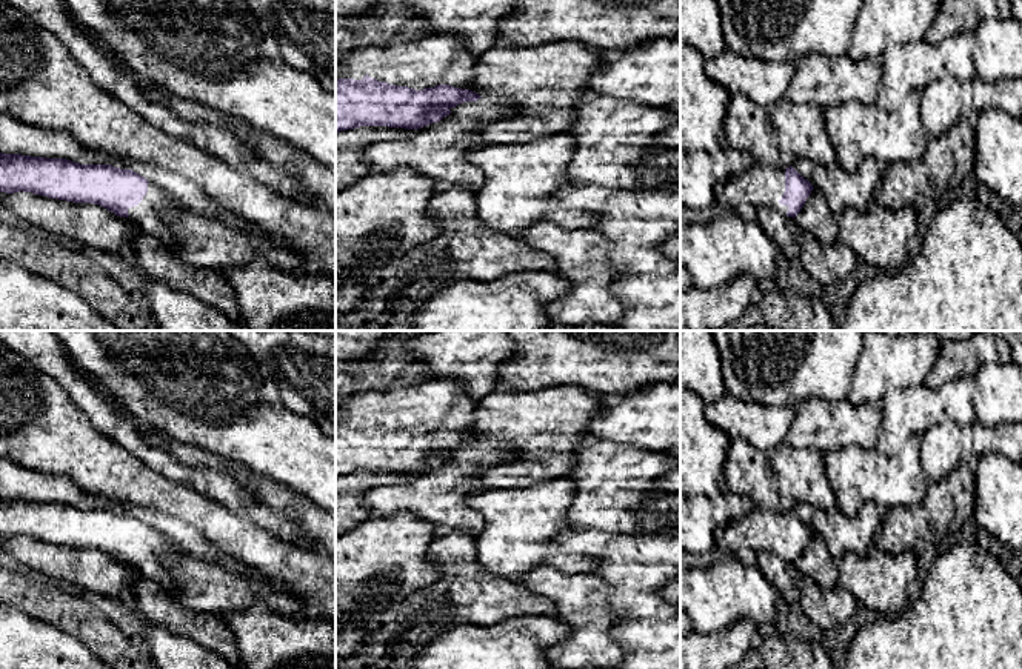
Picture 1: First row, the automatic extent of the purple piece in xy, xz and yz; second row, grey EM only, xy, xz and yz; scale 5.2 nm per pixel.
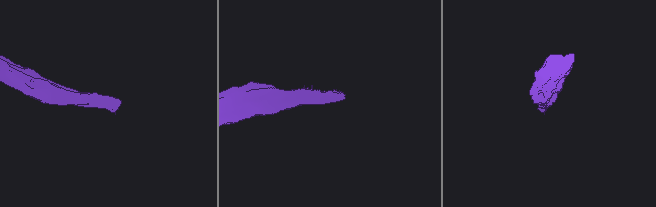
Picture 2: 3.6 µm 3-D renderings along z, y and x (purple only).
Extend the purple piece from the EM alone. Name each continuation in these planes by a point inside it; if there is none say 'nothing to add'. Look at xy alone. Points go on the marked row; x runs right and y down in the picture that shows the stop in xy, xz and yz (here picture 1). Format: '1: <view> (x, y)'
1: xy (148, 216)

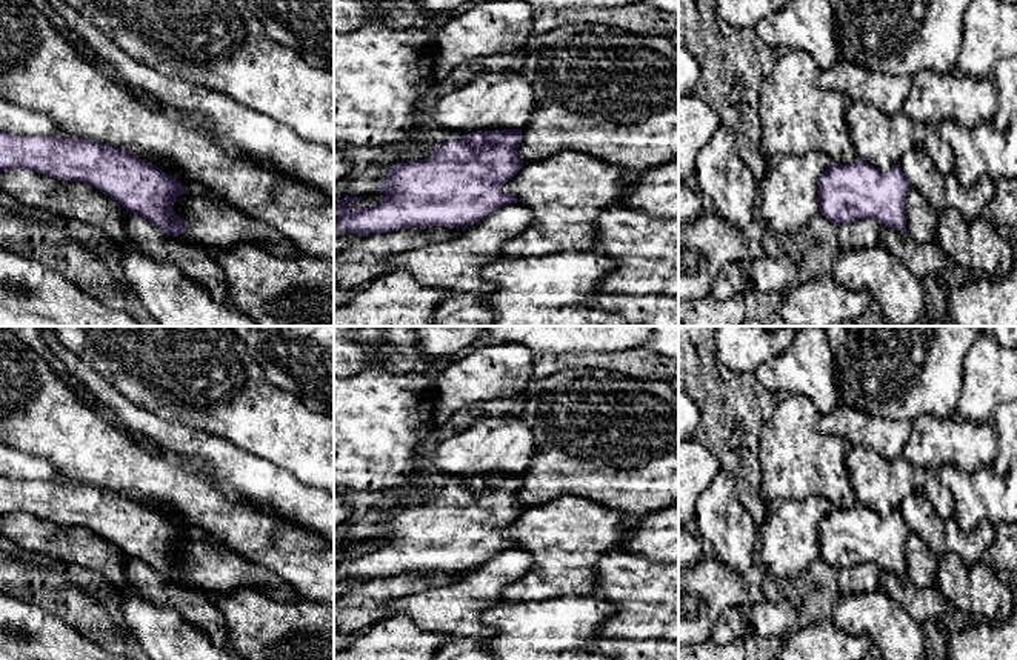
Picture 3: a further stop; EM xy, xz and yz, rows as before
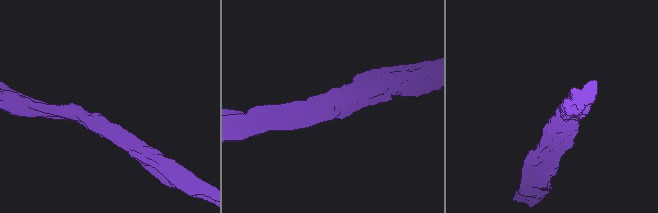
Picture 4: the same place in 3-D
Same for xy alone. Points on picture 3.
nothing to add

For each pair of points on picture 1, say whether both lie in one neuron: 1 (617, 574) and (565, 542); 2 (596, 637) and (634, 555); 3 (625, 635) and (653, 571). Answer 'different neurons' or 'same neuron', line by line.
1: same neuron
2: different neurons
3: different neurons

